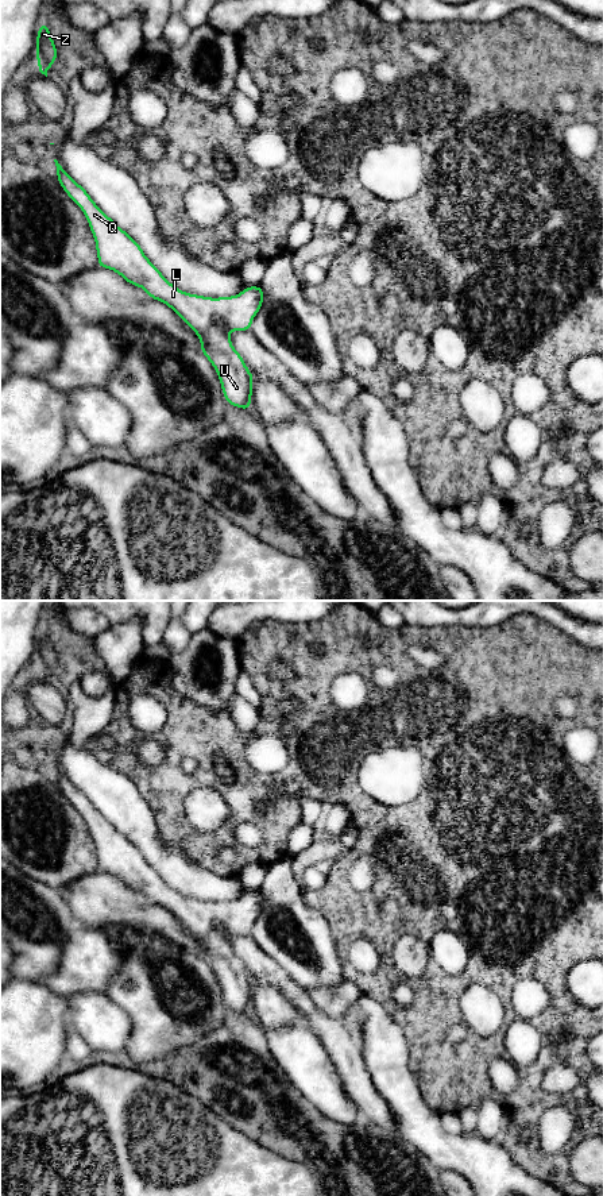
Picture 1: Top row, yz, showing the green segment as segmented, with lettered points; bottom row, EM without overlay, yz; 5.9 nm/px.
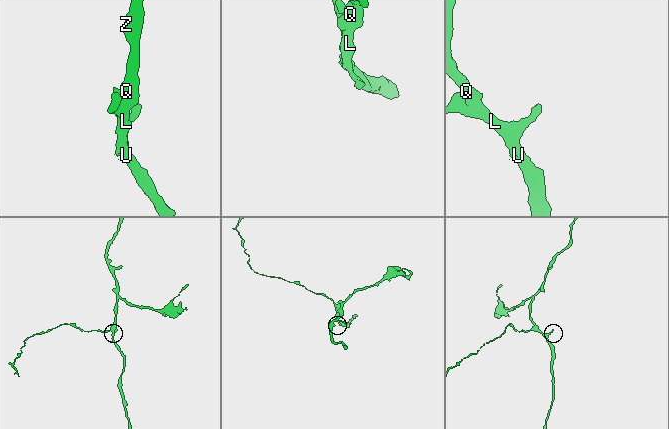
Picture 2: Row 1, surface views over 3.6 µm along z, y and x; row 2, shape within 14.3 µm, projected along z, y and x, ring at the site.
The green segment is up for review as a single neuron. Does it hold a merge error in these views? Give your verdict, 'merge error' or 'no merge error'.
no merge error

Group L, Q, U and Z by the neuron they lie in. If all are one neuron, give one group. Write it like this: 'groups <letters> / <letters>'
groups L Q U Z

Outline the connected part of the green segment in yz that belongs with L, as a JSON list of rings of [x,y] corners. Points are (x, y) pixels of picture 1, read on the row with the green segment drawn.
[[[54,159],[57,178],[67,196],[82,209],[93,238],[97,266],[111,269],[128,283],[144,289],[150,298],[170,306],[197,335],[201,352],[217,371],[227,404],[251,408],[254,375],[233,348],[229,332],[250,331],[264,298],[260,286],[248,286],[237,296],[210,298],[181,292],[147,259],[140,246],[119,228]]]

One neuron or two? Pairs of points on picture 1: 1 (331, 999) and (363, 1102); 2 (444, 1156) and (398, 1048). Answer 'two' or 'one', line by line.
1: two
2: one

